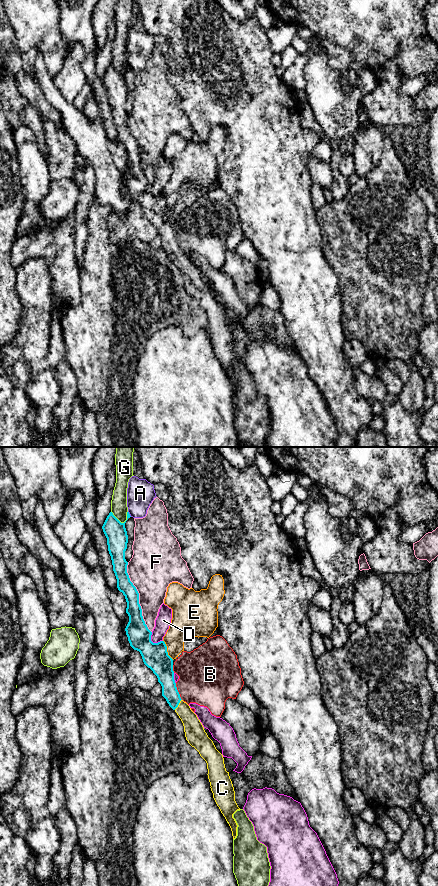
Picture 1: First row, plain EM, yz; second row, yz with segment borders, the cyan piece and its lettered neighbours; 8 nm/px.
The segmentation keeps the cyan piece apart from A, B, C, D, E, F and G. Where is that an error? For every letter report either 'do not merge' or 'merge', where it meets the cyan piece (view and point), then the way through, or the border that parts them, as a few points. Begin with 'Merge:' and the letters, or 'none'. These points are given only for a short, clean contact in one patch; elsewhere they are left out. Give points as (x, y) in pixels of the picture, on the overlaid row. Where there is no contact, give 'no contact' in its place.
Merge: C
A: do not merge; contact yz (129, 514)
B: do not merge; contact yz (177, 691); border yz (175, 683), (179, 696), (182, 699)
C: merge; contact yz (178, 704); way yz (165, 676), (169, 692), (178, 704), (189, 718), (193, 728)
D: do not merge; contact yz (152, 642)
E: do not merge; contact yz (166, 650); border yz (163, 640), (167, 653), (173, 659)
F: do not merge; contact yz (138, 597)
G: do not merge; contact yz (118, 520)

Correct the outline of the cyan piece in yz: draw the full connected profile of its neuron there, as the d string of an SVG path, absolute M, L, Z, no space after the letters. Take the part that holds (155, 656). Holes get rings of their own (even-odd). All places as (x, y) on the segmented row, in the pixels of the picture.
M110 512L102 529L107 538L117 588L123 593L127 602L126 613L129 616L129 622L125 631L128 641L134 650L140 652L144 664L157 676L162 686L162 696L183 723L186 740L206 761L213 798L228 822L233 839L235 839L238 825L233 814L240 808L235 801L235 791L229 772L226 771L223 755L208 737L197 715L180 697L174 680L173 659L168 655L165 642L153 643L151 641L152 632L143 619L139 593L127 573L128 562L125 559L125 551L128 535L125 523L126 521L121 523Z

